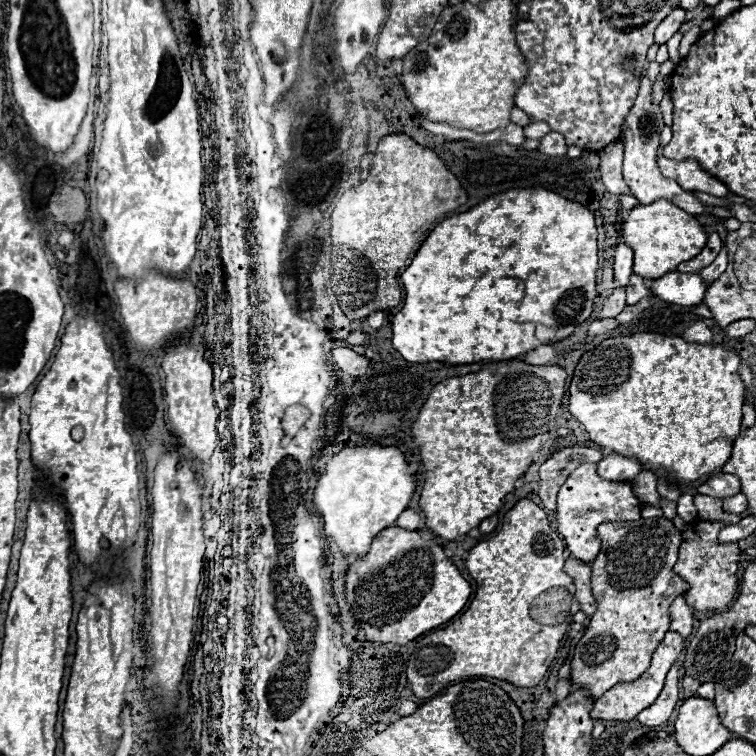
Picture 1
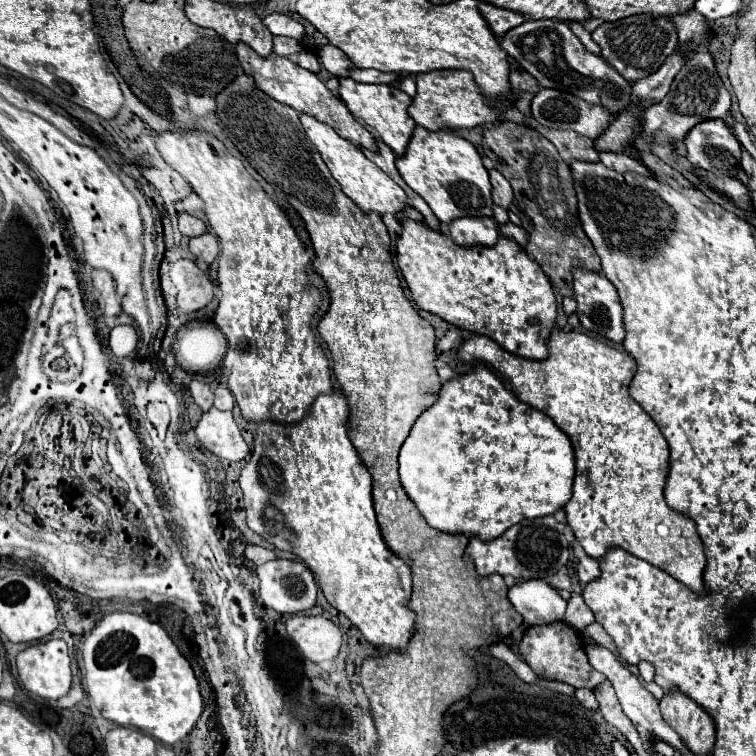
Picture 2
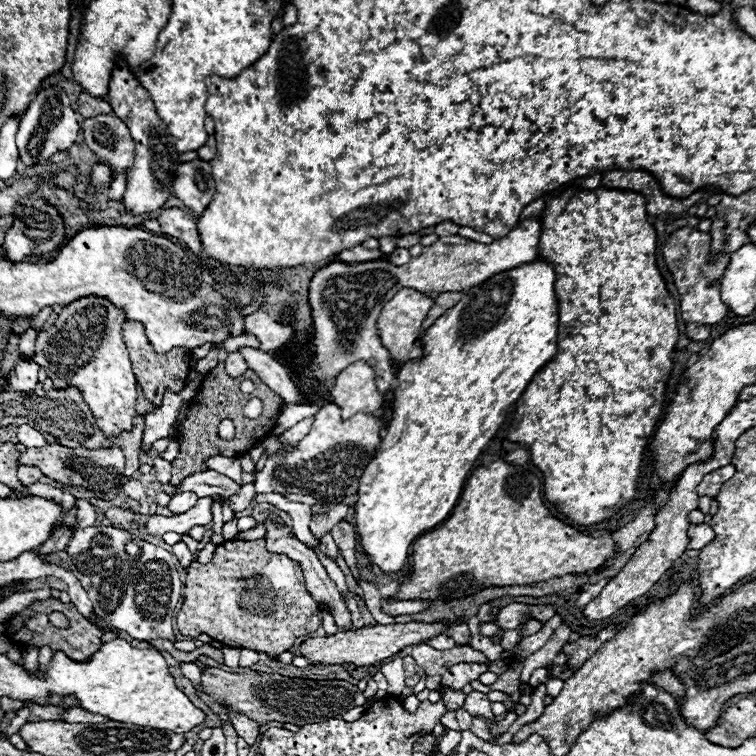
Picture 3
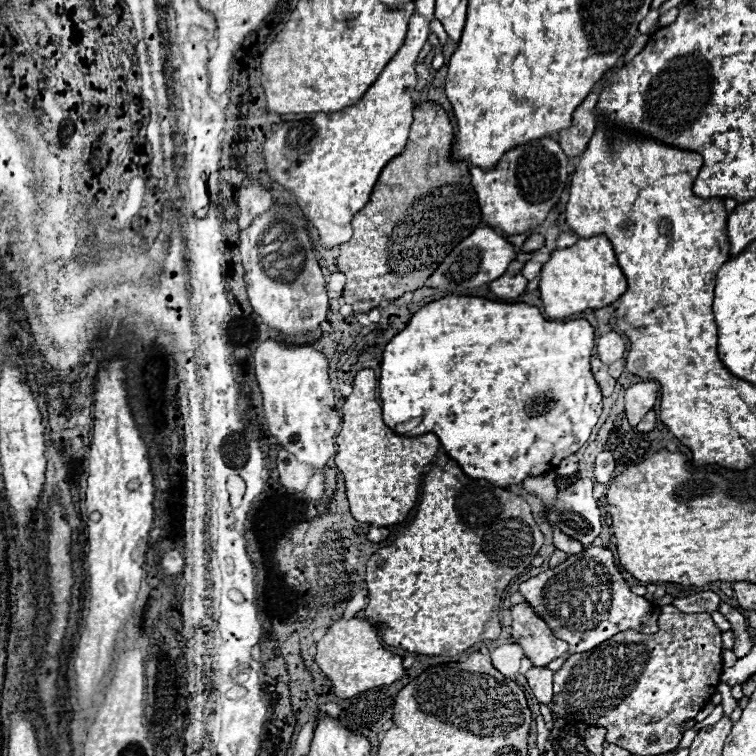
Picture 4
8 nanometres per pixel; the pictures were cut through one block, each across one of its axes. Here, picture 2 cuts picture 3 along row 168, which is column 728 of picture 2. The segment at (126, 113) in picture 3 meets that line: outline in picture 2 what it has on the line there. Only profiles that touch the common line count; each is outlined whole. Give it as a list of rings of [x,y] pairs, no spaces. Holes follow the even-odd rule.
[[[704,120],[692,128],[684,144],[688,148],[688,160],[704,170],[716,170],[726,176],[740,172],[742,146],[724,124],[724,120]]]

